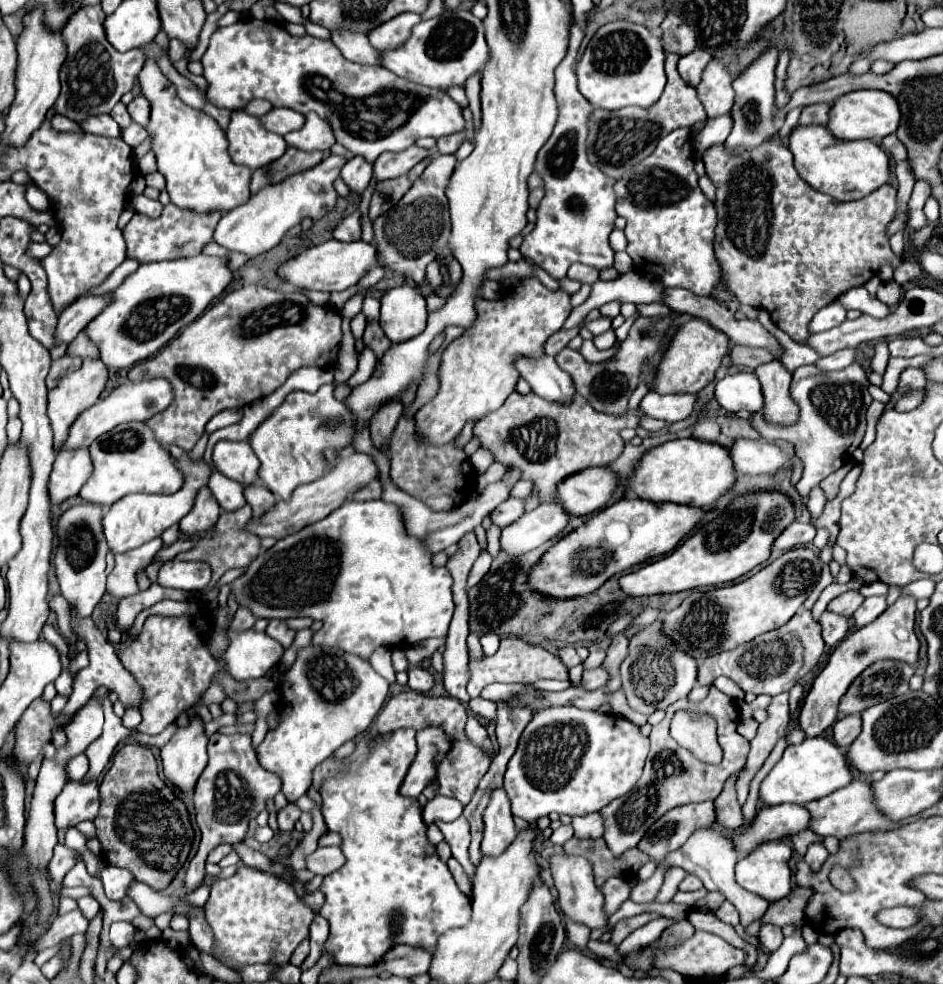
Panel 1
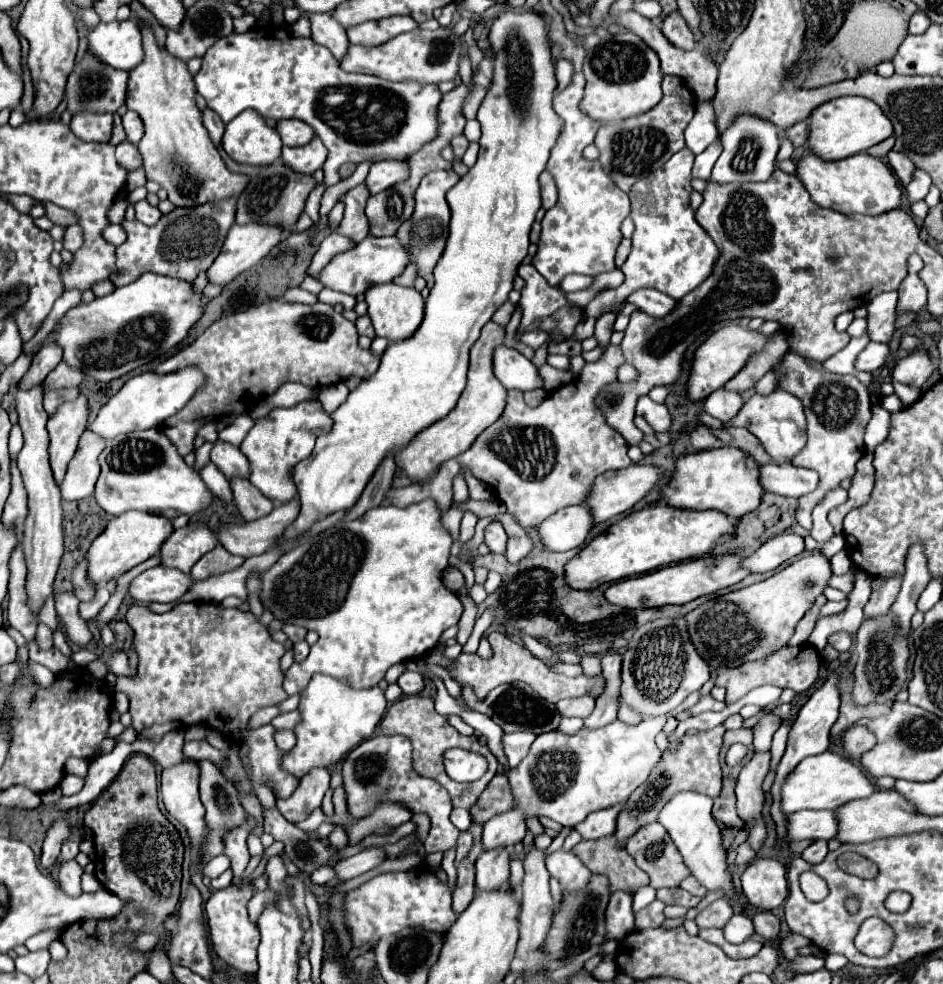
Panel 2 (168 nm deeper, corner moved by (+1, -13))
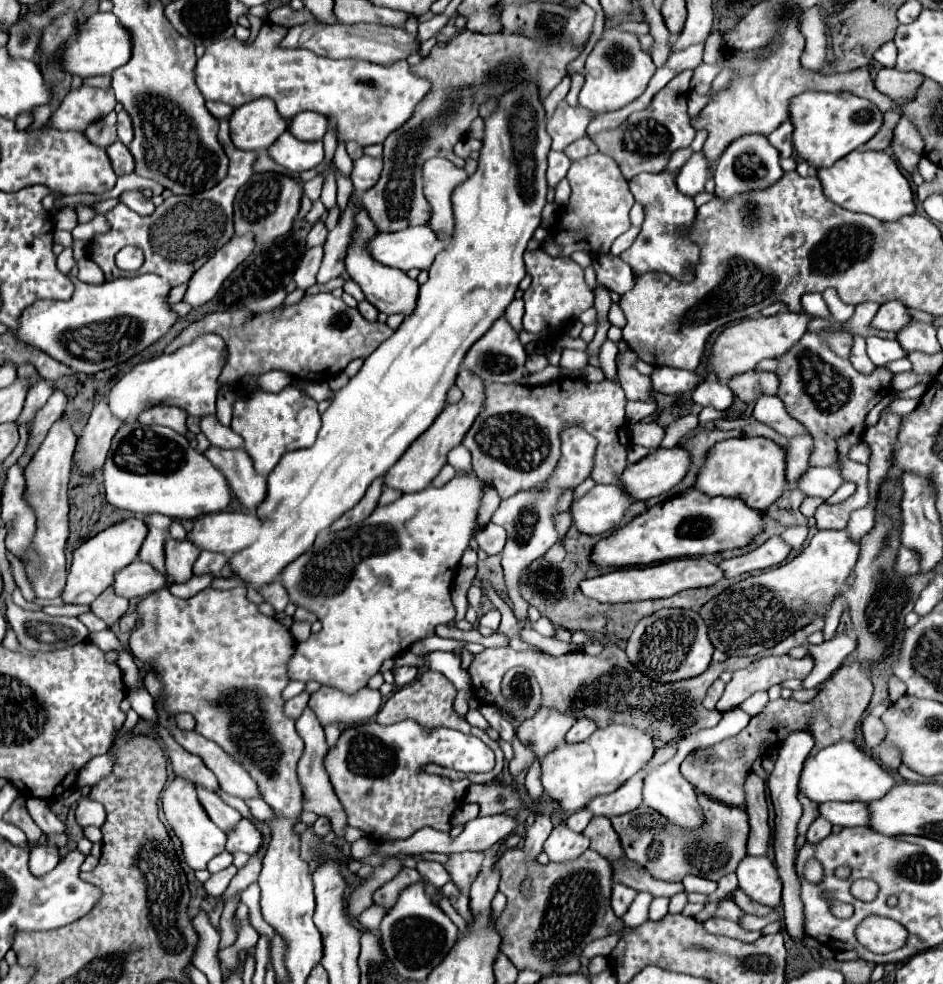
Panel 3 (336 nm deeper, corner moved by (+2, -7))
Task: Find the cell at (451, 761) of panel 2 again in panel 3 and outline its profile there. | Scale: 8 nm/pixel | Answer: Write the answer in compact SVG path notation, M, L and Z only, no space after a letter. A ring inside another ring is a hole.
M415 720L391 726L365 722L343 730L337 746L325 756L331 784L345 808L349 826L363 830L375 842L399 840L401 830L415 832L429 824L435 830L451 830L451 812L469 786L469 780L449 780L422 771L428 763L459 772L489 772L495 766L493 750L475 736L448 728L427 732Z

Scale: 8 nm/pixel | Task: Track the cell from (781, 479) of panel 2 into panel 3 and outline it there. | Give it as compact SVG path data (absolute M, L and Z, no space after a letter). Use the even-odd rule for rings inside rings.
M811 468L807 474L803 474L803 478L799 478L797 488L807 496L821 496L827 500L841 484L843 478L835 468Z

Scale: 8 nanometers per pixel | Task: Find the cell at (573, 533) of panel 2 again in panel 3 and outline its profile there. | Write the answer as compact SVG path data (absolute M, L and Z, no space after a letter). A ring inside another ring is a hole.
M593 486L583 498L571 506L573 526L581 534L601 534L619 524L625 508L633 500L623 492L621 486ZM621 510L621 514L617 514Z

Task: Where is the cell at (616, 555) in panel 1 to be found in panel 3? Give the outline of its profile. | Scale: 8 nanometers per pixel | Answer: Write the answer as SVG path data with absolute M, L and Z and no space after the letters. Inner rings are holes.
M687 490L679 496L655 504L647 512L635 516L623 528L601 538L591 550L591 562L607 568L647 566L671 558L705 556L721 550L747 546L763 528L763 512L745 506L739 498L709 498L699 490Z

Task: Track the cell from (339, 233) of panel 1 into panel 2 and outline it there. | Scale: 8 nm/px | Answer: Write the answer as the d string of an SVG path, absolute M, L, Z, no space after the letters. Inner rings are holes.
M332 232L330 236L326 236L326 238L322 240L318 252L314 254L312 264L308 266L308 276L316 278L316 276L322 272L322 268L324 268L336 254L340 254L340 252L344 252L344 250L350 250L350 248L352 248L352 244L348 244L348 240L344 240L344 236L340 236L340 234L336 234L336 232Z

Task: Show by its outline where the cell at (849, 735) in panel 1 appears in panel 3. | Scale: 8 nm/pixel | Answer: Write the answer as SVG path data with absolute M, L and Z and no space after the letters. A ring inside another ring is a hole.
M867 716L861 724L861 732L863 732L863 740L865 740L865 748L875 748L877 744L881 744L881 740L885 738L885 726L879 718L875 716Z

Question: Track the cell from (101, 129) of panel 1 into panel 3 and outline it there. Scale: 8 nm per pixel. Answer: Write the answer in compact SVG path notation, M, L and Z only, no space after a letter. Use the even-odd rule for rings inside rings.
M81 86L79 90L71 90L65 96L61 106L51 114L51 124L59 130L83 132L89 124L113 112L115 104L117 100L113 90Z

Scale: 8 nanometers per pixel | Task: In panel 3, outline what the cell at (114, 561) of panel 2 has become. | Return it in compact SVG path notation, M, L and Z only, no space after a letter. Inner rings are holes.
M141 516L127 518L123 522L117 522L103 532L99 532L95 538L89 538L73 552L73 562L67 574L67 586L61 594L61 598L67 604L91 604L107 586L113 584L115 574L129 566L139 556L139 546L143 546L143 538L147 538L147 524Z

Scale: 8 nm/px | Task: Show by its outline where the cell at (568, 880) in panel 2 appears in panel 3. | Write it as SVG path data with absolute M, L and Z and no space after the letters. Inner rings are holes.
M565 824L555 826L545 842L545 854L549 856L551 862L571 862L579 858L587 848L589 848L589 838L571 832Z

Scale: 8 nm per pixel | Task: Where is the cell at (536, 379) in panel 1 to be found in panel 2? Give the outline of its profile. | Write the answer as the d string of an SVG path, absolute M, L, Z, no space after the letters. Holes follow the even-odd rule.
M500 346L494 350L492 362L494 362L494 376L504 384L504 388L508 390L516 388L522 392L542 388L538 368L518 350Z

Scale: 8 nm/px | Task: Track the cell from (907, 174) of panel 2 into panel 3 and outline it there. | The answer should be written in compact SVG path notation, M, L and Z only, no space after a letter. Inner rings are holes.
M901 116L897 128L895 128L895 142L899 142L901 146L907 146L909 150L915 150L915 154L923 154L923 140L919 136L919 132L915 130L915 126Z

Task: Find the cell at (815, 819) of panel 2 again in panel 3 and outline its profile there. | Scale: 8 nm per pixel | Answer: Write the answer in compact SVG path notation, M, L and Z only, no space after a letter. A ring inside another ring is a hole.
M825 802L819 804L819 816L827 818L833 826L865 826L869 820L869 810L865 802Z

